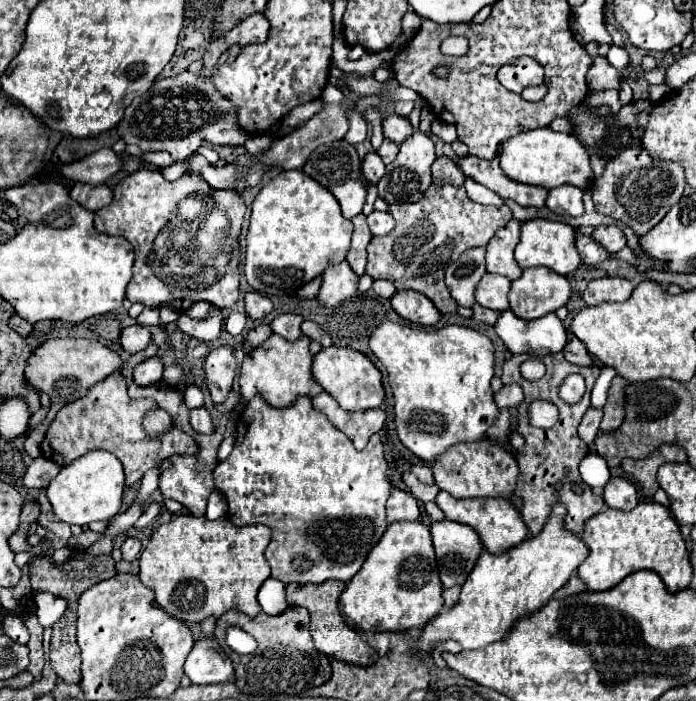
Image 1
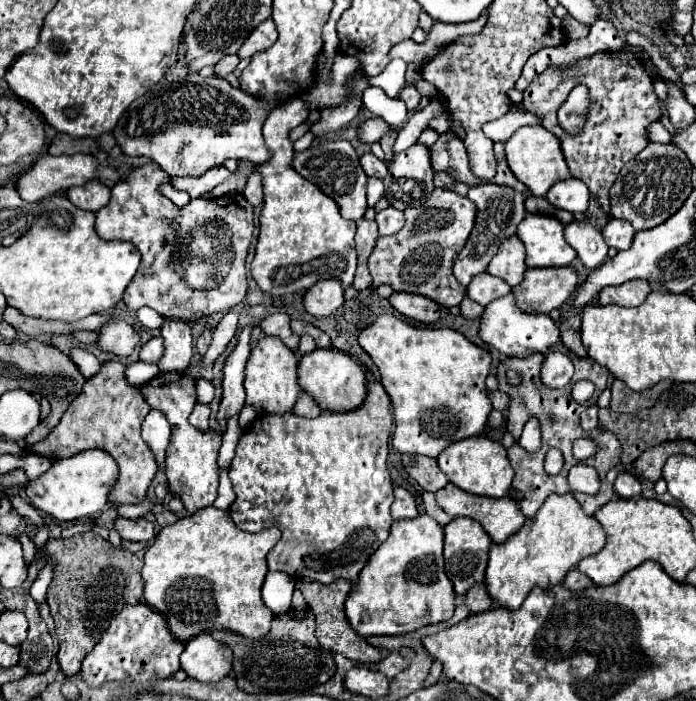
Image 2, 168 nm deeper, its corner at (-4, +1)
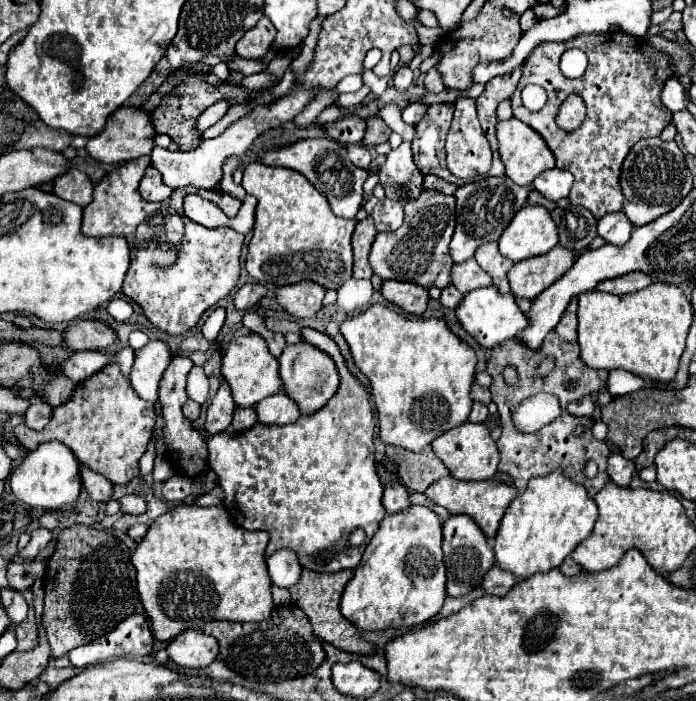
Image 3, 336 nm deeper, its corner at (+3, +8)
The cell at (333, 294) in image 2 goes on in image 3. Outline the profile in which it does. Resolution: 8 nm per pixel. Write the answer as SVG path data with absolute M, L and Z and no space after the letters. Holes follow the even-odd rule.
M296 283L278 289L278 303L294 317L314 317L322 307L326 289L318 283Z

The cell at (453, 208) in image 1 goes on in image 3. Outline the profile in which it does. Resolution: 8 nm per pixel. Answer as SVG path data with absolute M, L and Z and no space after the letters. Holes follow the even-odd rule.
M424 189L418 199L404 205L404 223L392 233L378 233L370 249L370 265L382 279L410 281L424 289L450 285L452 257L448 255L448 245L456 227L456 197L444 195L440 191Z

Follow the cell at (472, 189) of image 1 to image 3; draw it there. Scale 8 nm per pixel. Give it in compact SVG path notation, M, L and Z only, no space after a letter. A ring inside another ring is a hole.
M486 177L456 189L456 231L450 241L450 255L454 263L464 263L474 257L476 249L488 241L498 241L512 217L524 207L530 187L520 187L508 177Z

